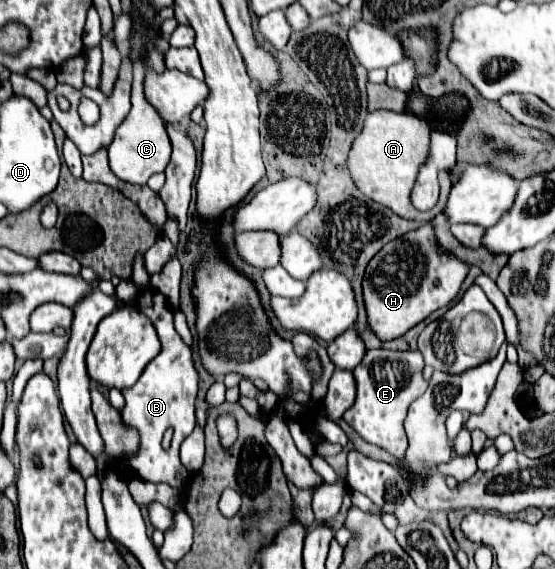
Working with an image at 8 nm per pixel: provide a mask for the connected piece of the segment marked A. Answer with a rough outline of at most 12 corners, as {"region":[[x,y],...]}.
{"region":[[387,109],[365,119],[349,153],[351,177],[397,215],[431,221],[453,183],[439,171],[439,203],[413,207],[431,127]]}

